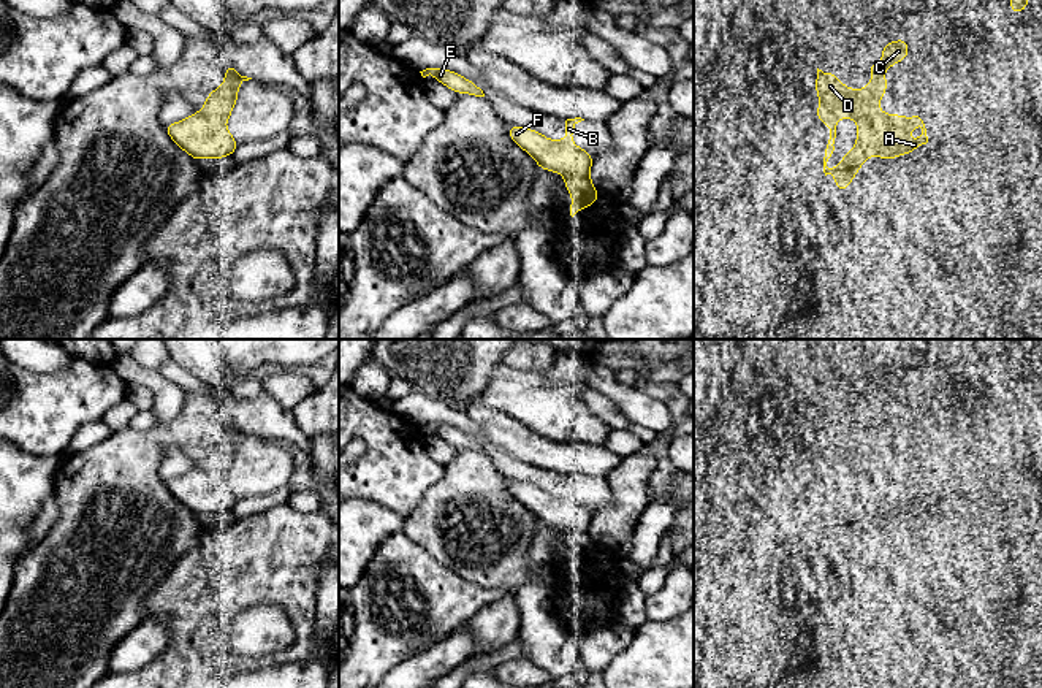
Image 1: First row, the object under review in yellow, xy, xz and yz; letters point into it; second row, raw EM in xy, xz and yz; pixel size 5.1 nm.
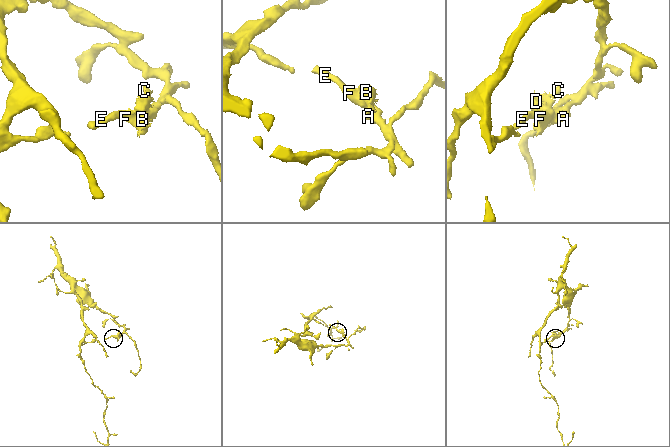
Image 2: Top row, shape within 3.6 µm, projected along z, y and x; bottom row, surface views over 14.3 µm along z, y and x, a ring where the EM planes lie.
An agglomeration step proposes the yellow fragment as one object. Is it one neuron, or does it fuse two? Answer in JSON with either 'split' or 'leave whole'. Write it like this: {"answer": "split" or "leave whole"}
{"answer": "leave whole"}

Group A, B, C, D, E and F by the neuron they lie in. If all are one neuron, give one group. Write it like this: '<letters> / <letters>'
A B C D E F

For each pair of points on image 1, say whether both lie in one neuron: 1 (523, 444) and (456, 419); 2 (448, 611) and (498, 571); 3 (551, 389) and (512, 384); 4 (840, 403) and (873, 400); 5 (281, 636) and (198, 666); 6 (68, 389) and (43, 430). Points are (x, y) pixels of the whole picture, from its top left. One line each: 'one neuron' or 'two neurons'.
1: two neurons
2: two neurons
3: one neuron
4: two neurons
5: two neurons
6: one neuron

